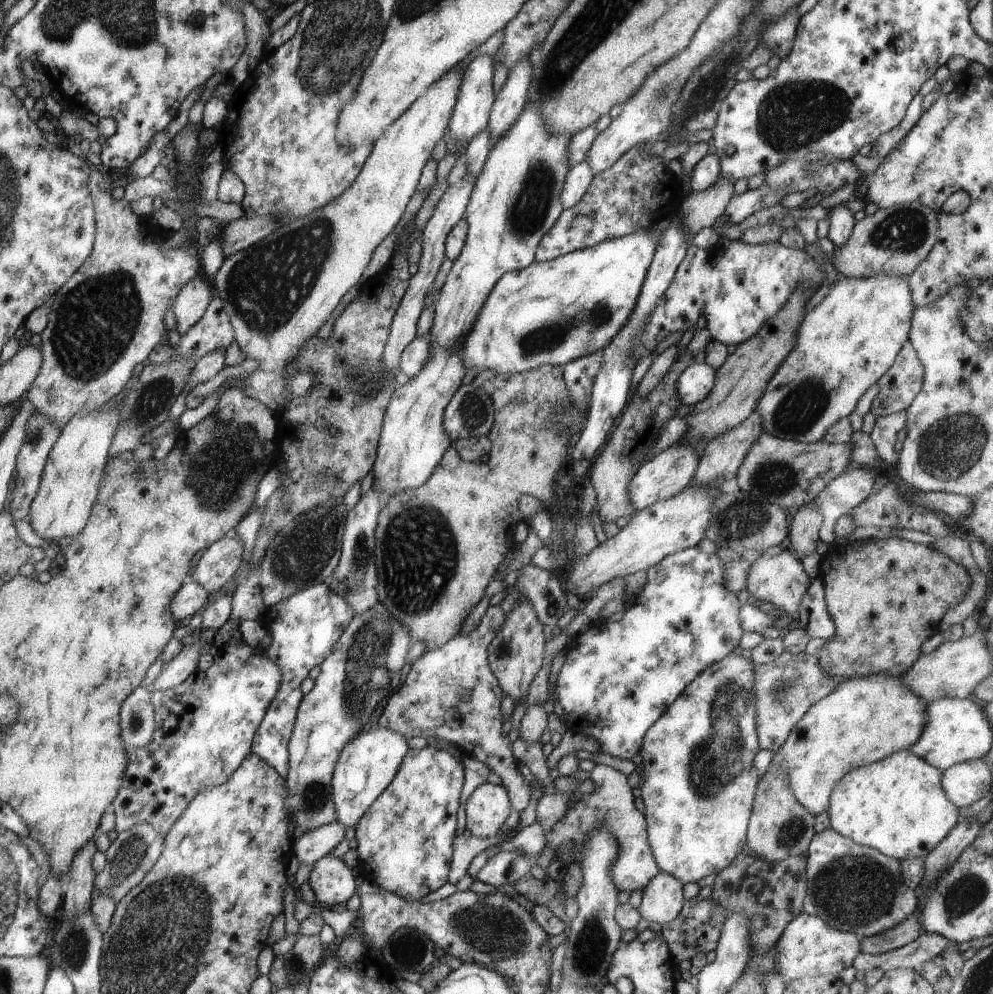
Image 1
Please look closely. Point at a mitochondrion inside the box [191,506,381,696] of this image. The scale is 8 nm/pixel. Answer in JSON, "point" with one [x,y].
{"point":[302,555]}

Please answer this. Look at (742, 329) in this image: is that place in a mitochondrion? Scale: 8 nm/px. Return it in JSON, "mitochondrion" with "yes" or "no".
{"mitochondrion":"no"}

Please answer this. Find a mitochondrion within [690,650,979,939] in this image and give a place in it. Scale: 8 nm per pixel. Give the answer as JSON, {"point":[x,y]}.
{"point":[852,891]}

